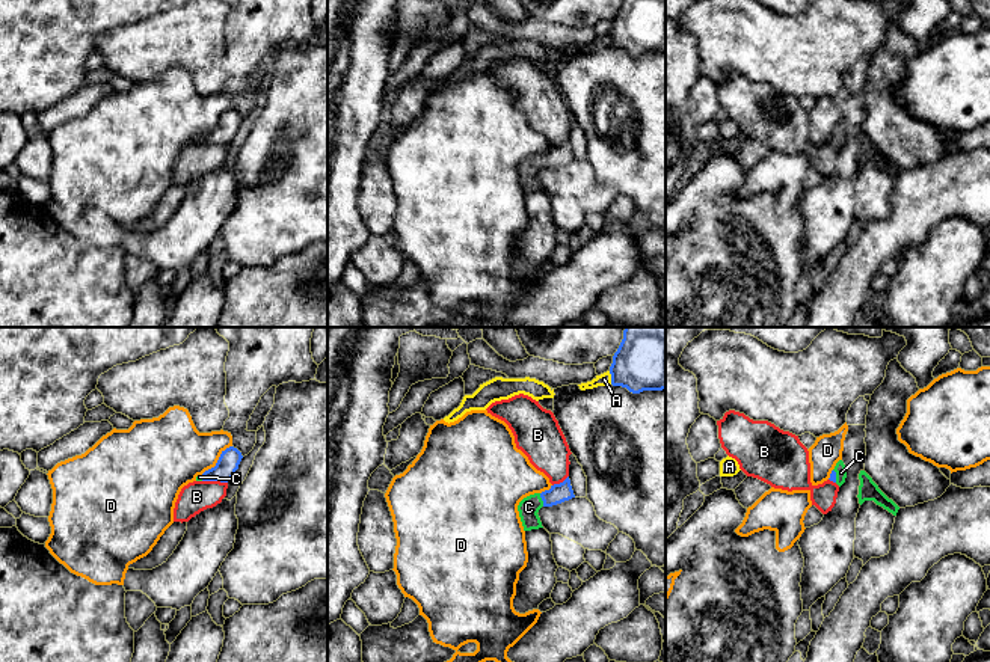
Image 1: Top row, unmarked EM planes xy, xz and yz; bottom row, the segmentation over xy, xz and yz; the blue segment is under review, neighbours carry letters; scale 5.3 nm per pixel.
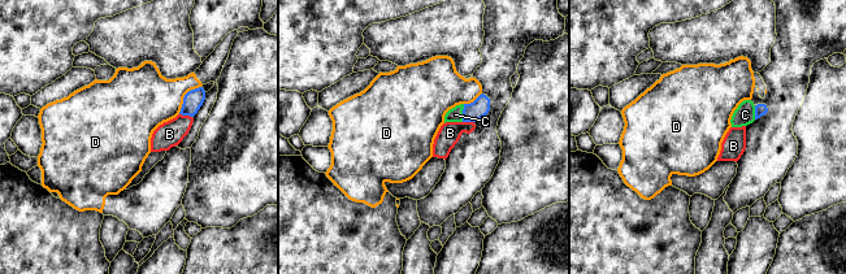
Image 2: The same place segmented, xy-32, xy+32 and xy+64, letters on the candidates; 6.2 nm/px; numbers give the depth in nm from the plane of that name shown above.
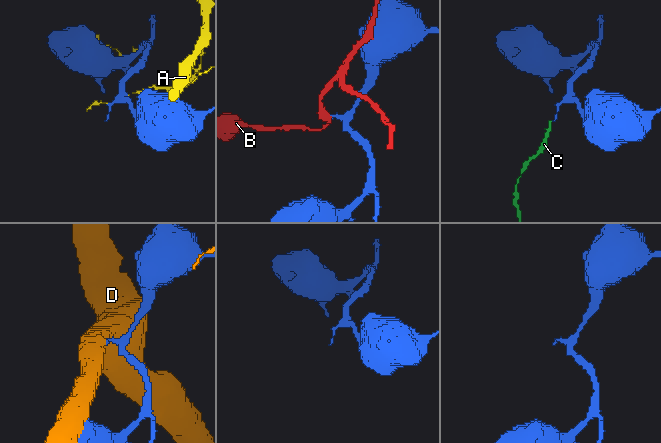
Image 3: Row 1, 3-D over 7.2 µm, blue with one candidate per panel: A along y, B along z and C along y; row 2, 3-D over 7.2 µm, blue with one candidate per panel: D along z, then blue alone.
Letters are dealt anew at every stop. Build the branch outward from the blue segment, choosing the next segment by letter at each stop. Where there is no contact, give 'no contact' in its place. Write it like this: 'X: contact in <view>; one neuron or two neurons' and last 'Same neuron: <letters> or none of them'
A: contact in xz; two neurons
B: contact in xy; two neurons
C: contact in xz; one neuron
D: contact in xy; two neurons
Same neuron: C

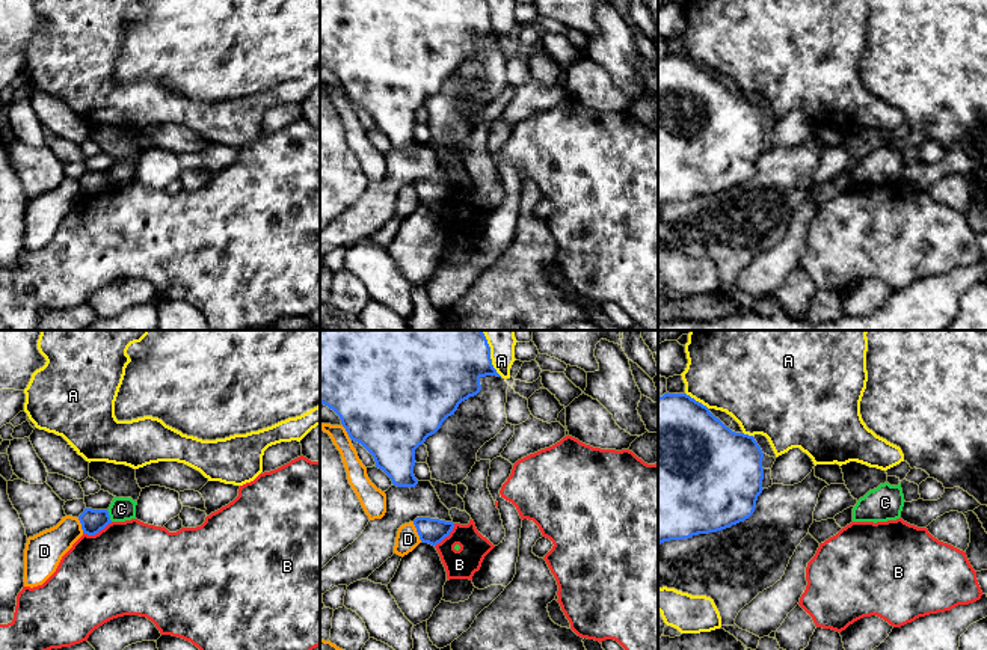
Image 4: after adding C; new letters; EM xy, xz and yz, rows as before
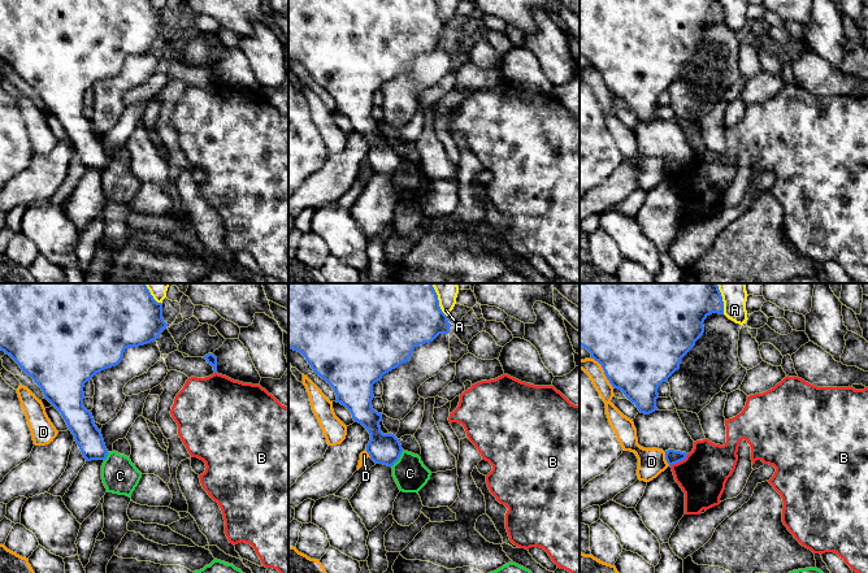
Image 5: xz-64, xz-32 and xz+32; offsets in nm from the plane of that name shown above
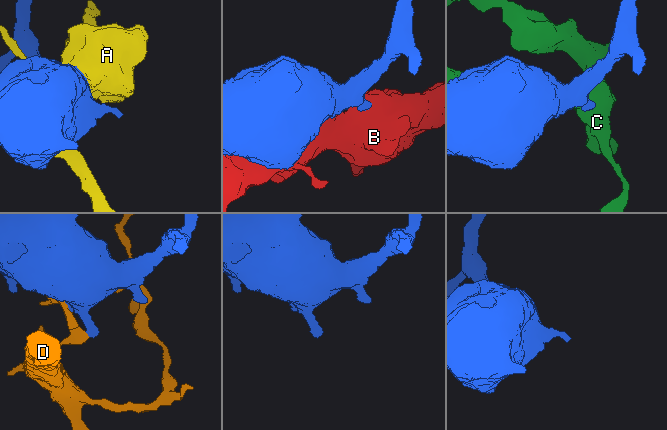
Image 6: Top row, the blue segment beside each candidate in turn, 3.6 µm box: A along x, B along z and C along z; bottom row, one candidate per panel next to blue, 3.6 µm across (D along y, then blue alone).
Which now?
A: contact in xz; two neurons
B: contact in xy; two neurons
C: contact in xy; two neurons
D: contact in xz; two neurons
Same neuron: none of them

